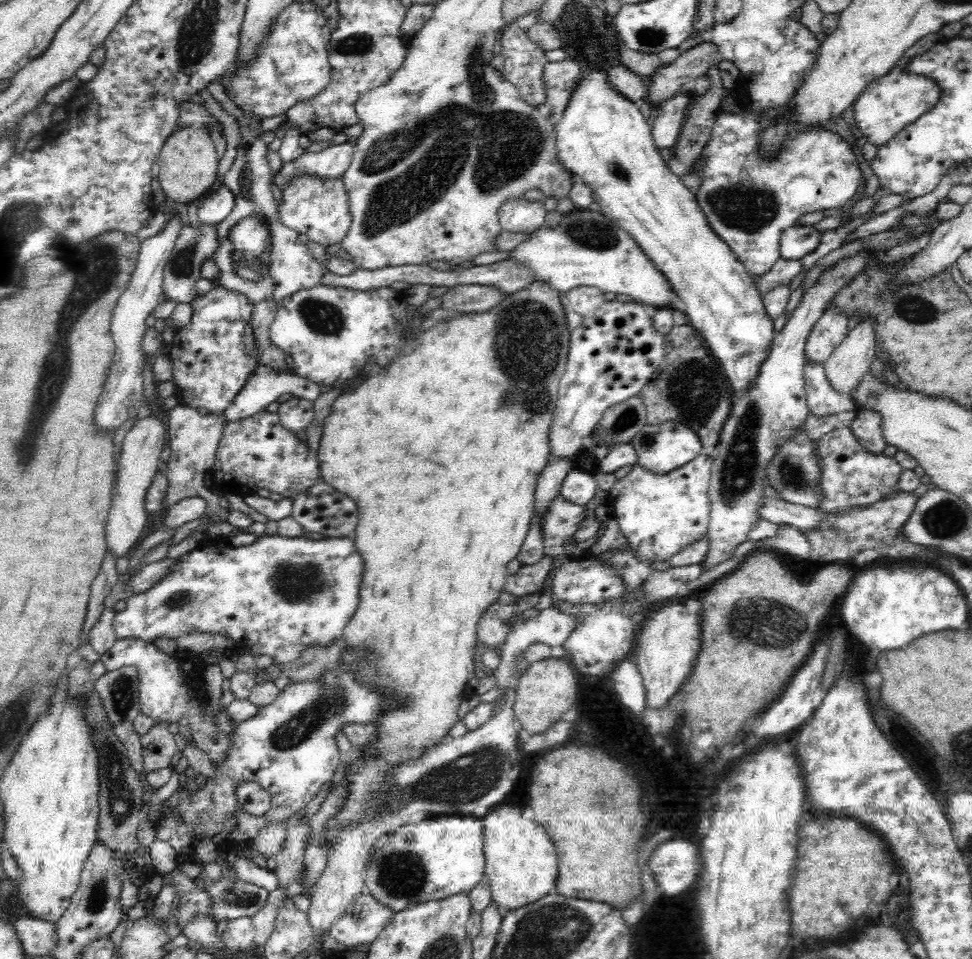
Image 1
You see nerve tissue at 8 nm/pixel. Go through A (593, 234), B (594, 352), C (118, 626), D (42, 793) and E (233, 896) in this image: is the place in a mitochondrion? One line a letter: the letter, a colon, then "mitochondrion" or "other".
A: mitochondrion
B: other
C: other
D: other
E: mitochondrion

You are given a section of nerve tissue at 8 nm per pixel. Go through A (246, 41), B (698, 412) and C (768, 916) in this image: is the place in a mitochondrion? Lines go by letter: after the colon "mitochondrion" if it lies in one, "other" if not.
A: other
B: mitochondrion
C: other

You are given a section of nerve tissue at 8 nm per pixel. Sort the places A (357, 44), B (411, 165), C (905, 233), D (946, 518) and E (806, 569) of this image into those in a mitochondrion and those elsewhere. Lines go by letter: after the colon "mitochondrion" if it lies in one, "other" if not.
A: mitochondrion
B: mitochondrion
C: other
D: mitochondrion
E: other

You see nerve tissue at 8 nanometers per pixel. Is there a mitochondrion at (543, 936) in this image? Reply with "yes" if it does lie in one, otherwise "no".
yes

